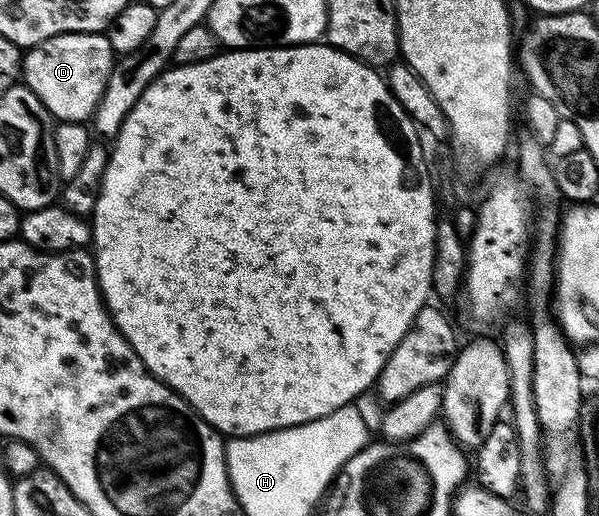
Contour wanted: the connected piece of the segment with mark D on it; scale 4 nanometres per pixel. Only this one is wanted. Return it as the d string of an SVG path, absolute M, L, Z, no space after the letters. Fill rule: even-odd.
M69 33L54 35L30 48L25 55L25 75L49 101L63 123L93 124L112 78L117 72L120 56L112 50L103 33Z

